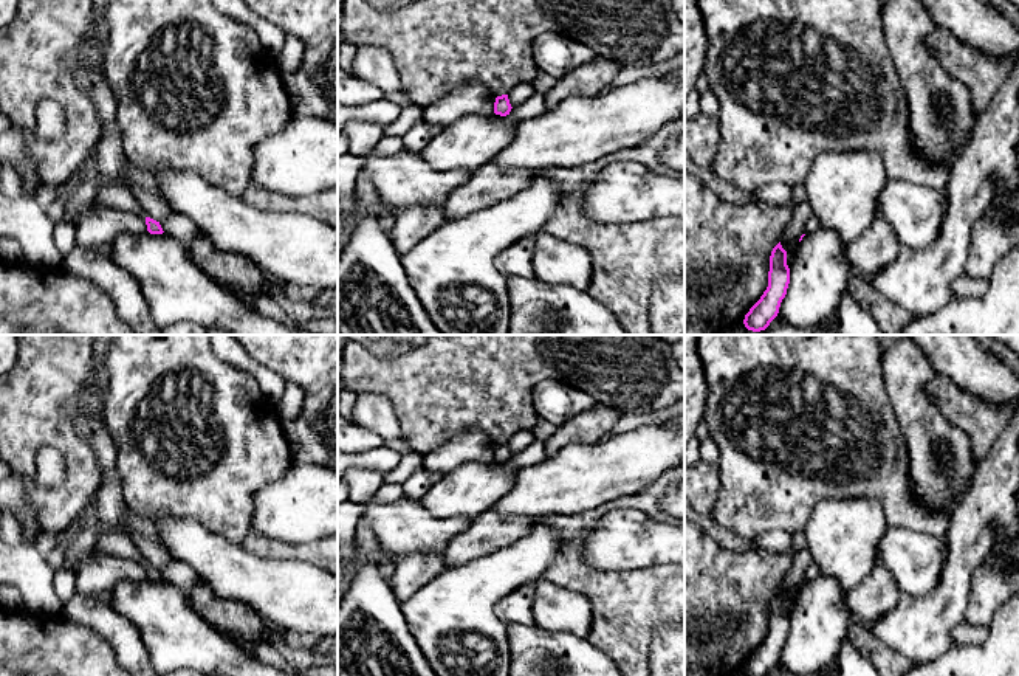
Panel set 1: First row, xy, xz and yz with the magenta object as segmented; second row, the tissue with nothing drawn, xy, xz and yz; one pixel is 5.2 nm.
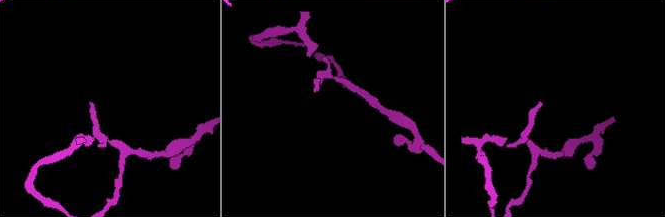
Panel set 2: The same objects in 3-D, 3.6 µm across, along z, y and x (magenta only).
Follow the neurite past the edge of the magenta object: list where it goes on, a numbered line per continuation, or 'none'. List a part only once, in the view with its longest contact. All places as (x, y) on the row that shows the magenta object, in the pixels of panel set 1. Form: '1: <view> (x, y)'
none

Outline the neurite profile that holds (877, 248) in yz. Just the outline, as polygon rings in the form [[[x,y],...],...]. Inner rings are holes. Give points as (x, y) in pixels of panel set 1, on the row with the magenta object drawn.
[[[877,214],[867,231],[847,247],[847,257],[853,271],[869,281],[892,264],[898,250],[890,225]]]

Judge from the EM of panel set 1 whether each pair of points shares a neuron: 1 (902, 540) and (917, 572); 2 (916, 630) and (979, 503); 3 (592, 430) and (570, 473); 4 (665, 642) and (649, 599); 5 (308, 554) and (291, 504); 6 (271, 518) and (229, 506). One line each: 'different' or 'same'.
1: same
2: same
3: different
4: different
5: different
6: different

